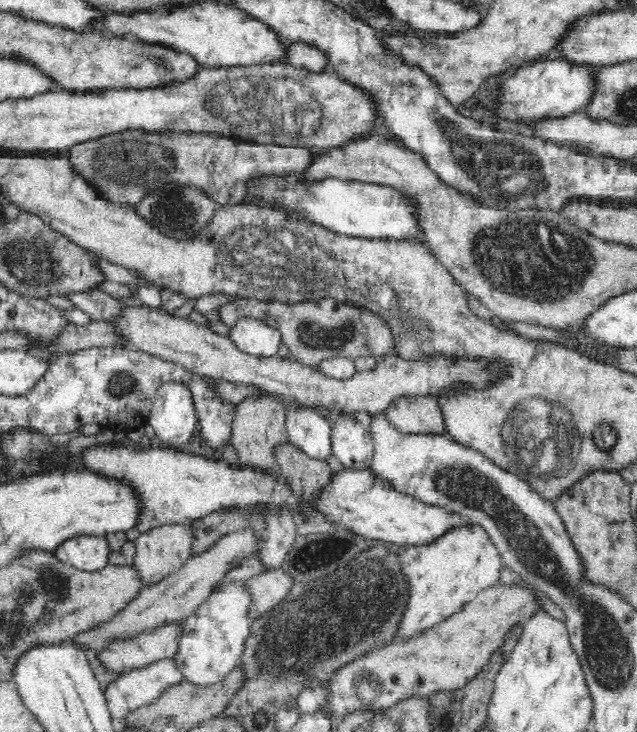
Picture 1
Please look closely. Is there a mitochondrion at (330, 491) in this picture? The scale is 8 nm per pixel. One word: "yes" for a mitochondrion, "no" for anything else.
no

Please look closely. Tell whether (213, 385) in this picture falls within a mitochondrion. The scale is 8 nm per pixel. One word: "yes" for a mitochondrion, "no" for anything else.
no

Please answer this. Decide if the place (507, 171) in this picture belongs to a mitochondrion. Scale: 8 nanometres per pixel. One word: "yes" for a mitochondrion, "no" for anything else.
yes

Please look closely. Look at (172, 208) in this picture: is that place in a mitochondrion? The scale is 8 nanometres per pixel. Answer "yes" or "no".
yes

